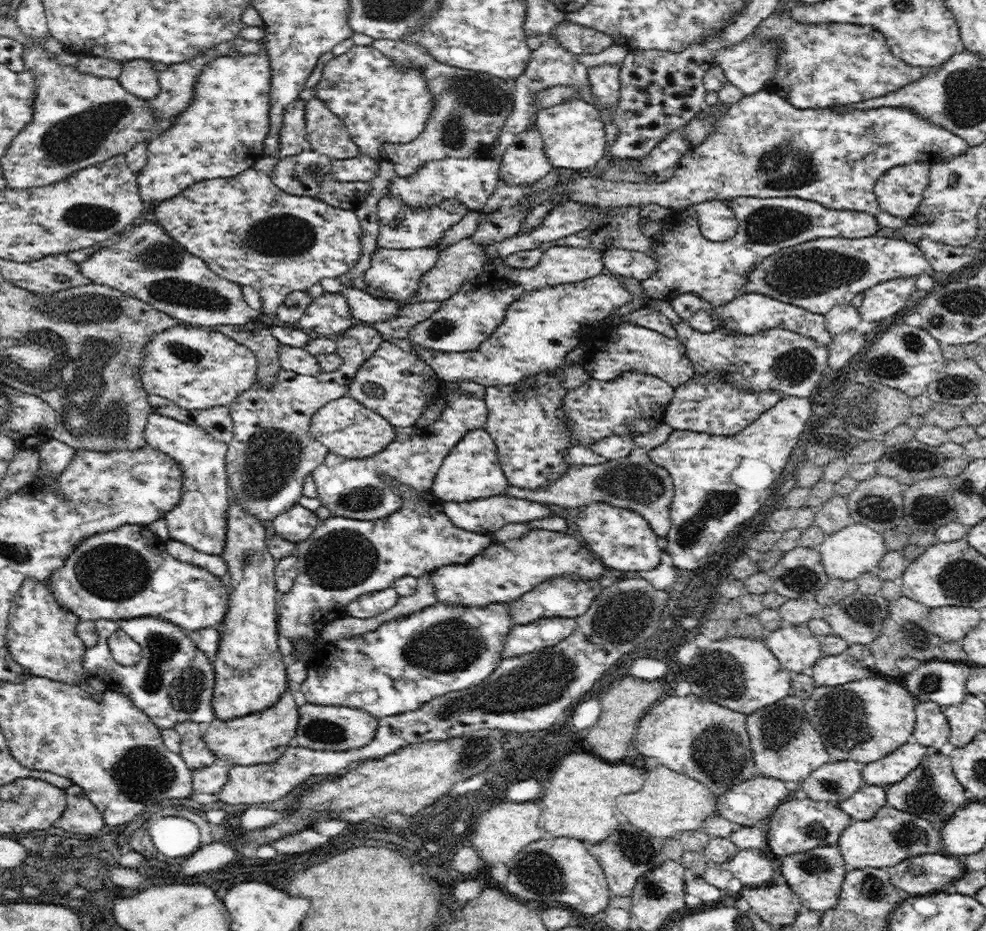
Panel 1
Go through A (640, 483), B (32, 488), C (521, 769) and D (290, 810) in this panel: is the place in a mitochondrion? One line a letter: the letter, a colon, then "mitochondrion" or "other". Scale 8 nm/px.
A: mitochondrion
B: other
C: other
D: other

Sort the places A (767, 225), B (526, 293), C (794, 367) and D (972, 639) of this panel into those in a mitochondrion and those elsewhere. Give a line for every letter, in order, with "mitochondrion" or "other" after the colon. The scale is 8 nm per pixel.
A: mitochondrion
B: other
C: mitochondrion
D: other

